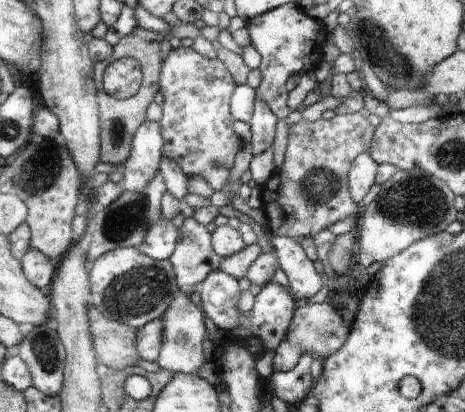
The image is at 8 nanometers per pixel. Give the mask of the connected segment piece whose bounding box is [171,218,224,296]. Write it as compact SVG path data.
M186 219L179 232L180 242L171 260L181 291L193 296L201 293L208 276L221 269L224 259L213 246L212 232L198 220Z

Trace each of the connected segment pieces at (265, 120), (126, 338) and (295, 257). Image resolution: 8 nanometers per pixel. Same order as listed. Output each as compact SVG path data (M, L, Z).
M256 98L249 124L252 128L250 144L254 153L266 151L270 146L273 146L274 128L277 128L276 116L262 98Z
M96 306L90 308L90 315L101 363L124 370L142 359L142 354L138 352L140 329L106 318Z
M275 235L271 242L279 268L288 276L290 290L294 292L294 296L298 296L301 303L312 298L322 288L323 282L301 244L288 236Z

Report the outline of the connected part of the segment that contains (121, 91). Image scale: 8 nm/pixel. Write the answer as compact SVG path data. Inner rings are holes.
M134 57L113 60L105 75L106 92L118 100L129 100L143 85L143 68Z

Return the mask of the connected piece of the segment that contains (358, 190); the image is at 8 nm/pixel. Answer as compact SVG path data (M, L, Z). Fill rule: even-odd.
M363 153L352 160L348 182L354 202L363 203L364 196L376 183L378 164L369 153Z

